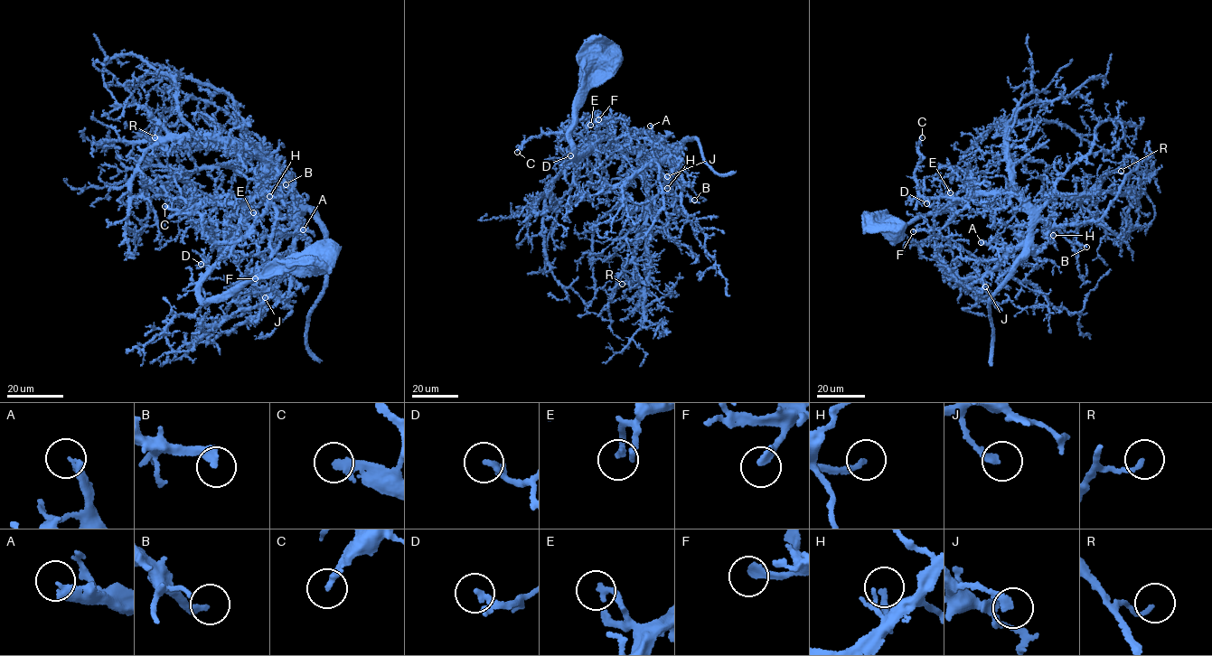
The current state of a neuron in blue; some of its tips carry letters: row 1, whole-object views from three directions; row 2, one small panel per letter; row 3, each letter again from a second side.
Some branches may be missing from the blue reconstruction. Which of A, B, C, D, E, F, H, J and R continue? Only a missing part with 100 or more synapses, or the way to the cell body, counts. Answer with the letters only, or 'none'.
A

